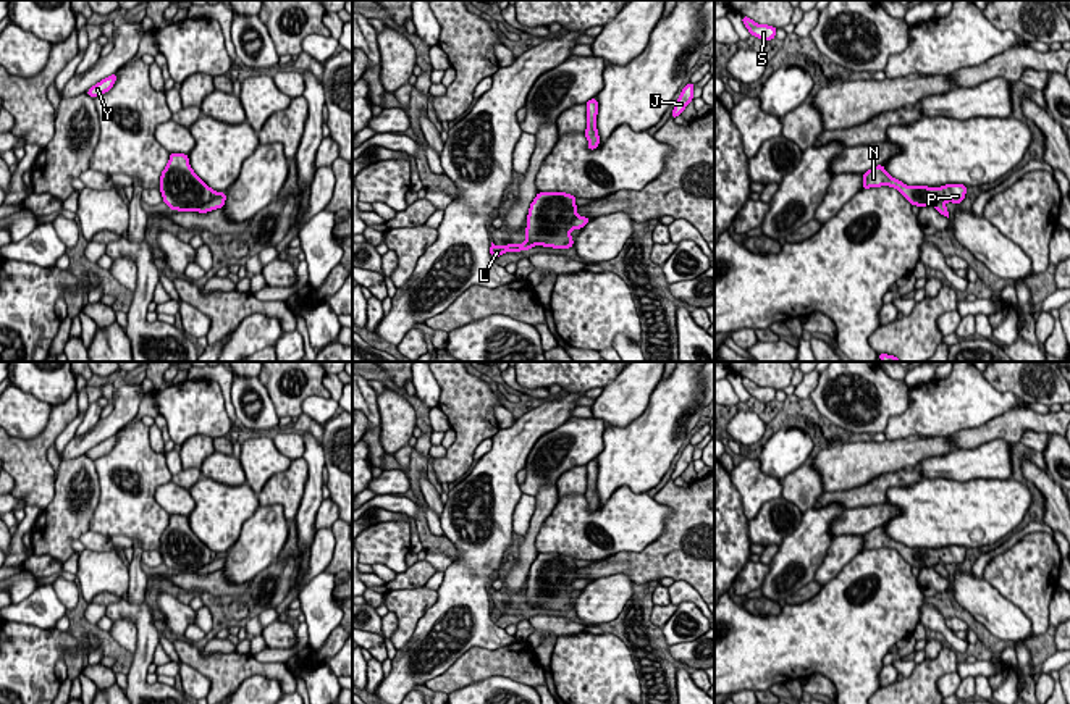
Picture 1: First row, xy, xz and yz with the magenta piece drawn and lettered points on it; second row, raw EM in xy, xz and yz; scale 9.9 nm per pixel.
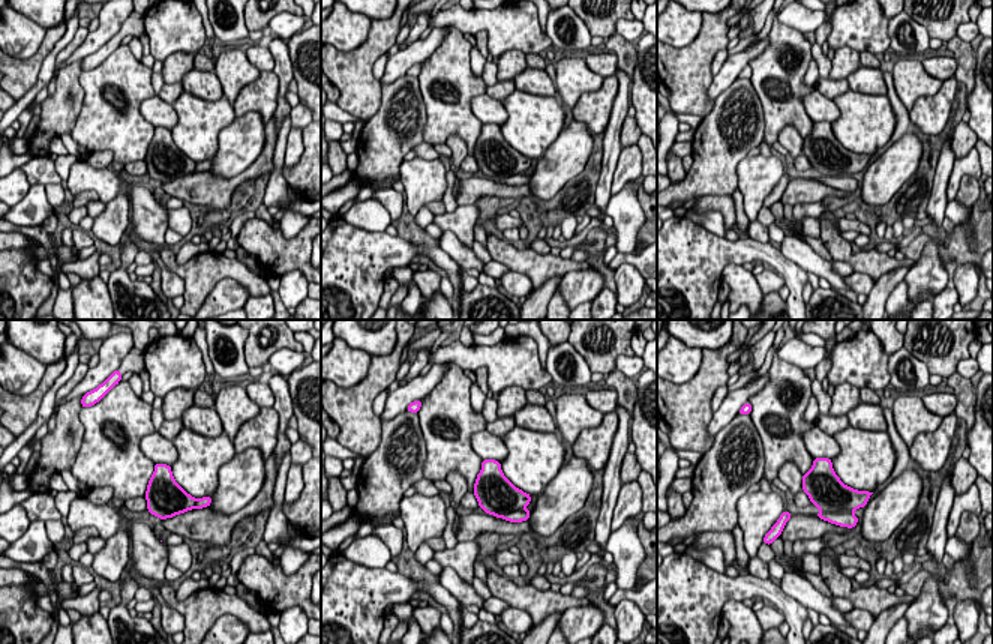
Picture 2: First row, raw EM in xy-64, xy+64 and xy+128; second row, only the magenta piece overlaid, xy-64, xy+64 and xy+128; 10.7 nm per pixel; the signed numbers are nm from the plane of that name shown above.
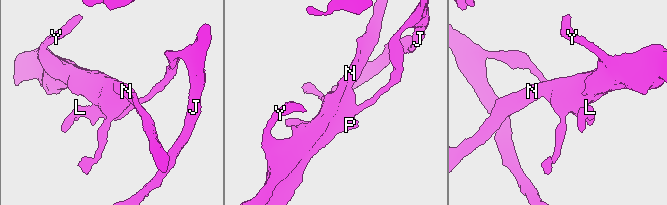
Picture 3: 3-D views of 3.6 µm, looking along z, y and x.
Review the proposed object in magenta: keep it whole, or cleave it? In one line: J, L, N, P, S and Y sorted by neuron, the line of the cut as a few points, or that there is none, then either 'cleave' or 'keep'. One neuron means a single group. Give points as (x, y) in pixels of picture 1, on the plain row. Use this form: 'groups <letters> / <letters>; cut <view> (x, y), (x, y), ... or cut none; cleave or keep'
groups J L S / N P Y; cut xy (219, 556), (196, 572); cleave

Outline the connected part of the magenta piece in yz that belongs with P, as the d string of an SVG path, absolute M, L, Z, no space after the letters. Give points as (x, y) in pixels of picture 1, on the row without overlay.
M883 526L873 528L863 534L861 551L881 547L895 549L912 567L920 570L928 567L934 568L937 564L962 565L967 555L967 547L963 546L946 546L941 549L907 547L902 543L892 539Z

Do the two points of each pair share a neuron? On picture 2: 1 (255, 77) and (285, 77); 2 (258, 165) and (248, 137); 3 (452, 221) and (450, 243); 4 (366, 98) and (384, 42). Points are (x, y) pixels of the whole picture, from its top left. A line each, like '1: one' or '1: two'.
1: two
2: two
3: two
4: one

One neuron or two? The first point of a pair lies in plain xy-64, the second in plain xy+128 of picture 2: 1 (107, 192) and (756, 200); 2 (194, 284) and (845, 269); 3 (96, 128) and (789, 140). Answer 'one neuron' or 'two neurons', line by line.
1: one neuron
2: two neurons
3: two neurons

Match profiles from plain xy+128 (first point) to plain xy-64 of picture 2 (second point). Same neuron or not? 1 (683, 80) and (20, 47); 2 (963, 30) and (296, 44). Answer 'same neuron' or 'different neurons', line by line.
1: different neurons
2: different neurons

